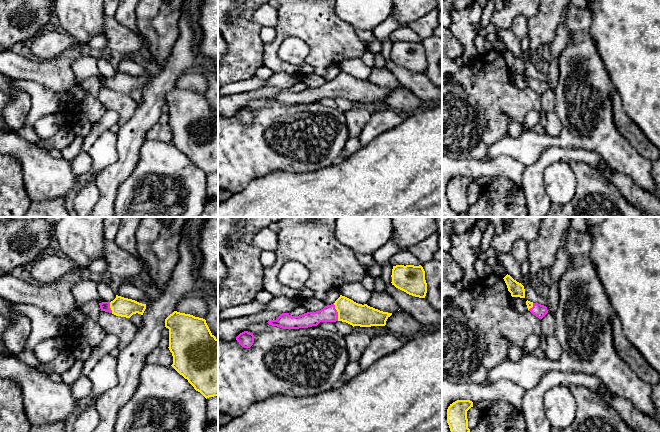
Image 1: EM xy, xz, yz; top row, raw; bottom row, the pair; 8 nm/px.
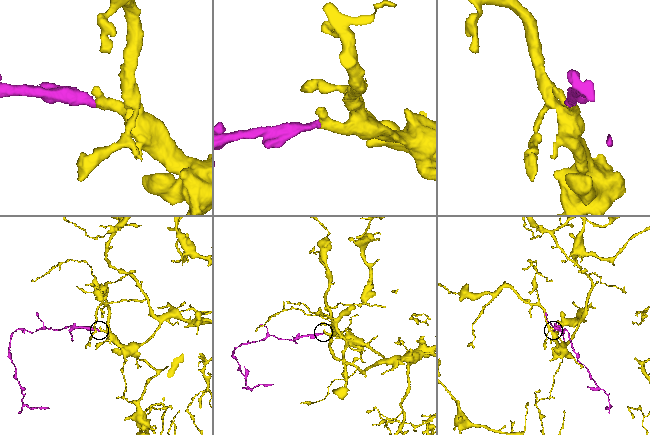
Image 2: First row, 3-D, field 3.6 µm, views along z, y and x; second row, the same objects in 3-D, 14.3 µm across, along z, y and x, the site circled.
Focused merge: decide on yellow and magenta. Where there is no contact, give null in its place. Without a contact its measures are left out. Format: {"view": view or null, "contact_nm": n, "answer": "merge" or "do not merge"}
{"view": "xz", "contact_nm": 150, "answer": "merge"}

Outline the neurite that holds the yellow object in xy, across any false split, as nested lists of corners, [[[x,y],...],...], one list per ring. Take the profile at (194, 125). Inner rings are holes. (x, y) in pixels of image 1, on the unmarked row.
[[[174,87],[165,95],[165,103],[169,105],[168,124],[173,132],[173,140],[171,142],[206,175],[218,172],[218,115],[211,109],[206,96]]]

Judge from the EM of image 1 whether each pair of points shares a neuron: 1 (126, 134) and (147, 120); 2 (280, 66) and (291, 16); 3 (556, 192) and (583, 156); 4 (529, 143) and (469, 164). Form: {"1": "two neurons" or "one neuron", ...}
{"1": "one neuron", "2": "one neuron", "3": "two neurons", "4": "two neurons"}

